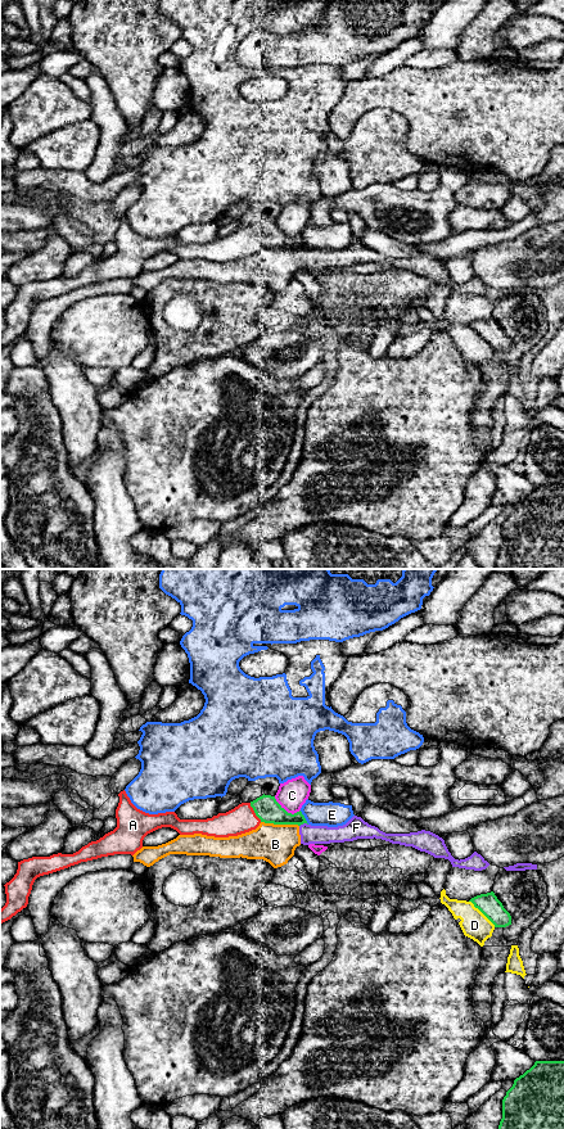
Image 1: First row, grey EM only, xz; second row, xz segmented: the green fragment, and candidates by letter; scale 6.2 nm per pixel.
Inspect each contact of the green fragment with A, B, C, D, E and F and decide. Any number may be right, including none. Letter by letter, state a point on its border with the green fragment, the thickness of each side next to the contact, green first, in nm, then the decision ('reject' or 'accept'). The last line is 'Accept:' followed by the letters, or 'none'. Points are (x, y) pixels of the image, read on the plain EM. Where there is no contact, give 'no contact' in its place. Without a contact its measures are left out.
A: xz (255, 236) | 160/170 nm | accept
B: xz (280, 248) | 160/240 nm | reject
C: xz (285, 235) | 160/180 nm | reject
D: xz (482, 337) | 140/170 nm | reject
E: xz (303, 242) | 160/160 nm | reject
F: xz (303, 247) | 160/110 nm | reject
Accept: A

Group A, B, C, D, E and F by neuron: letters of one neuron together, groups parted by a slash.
A / B F / C / D / E

